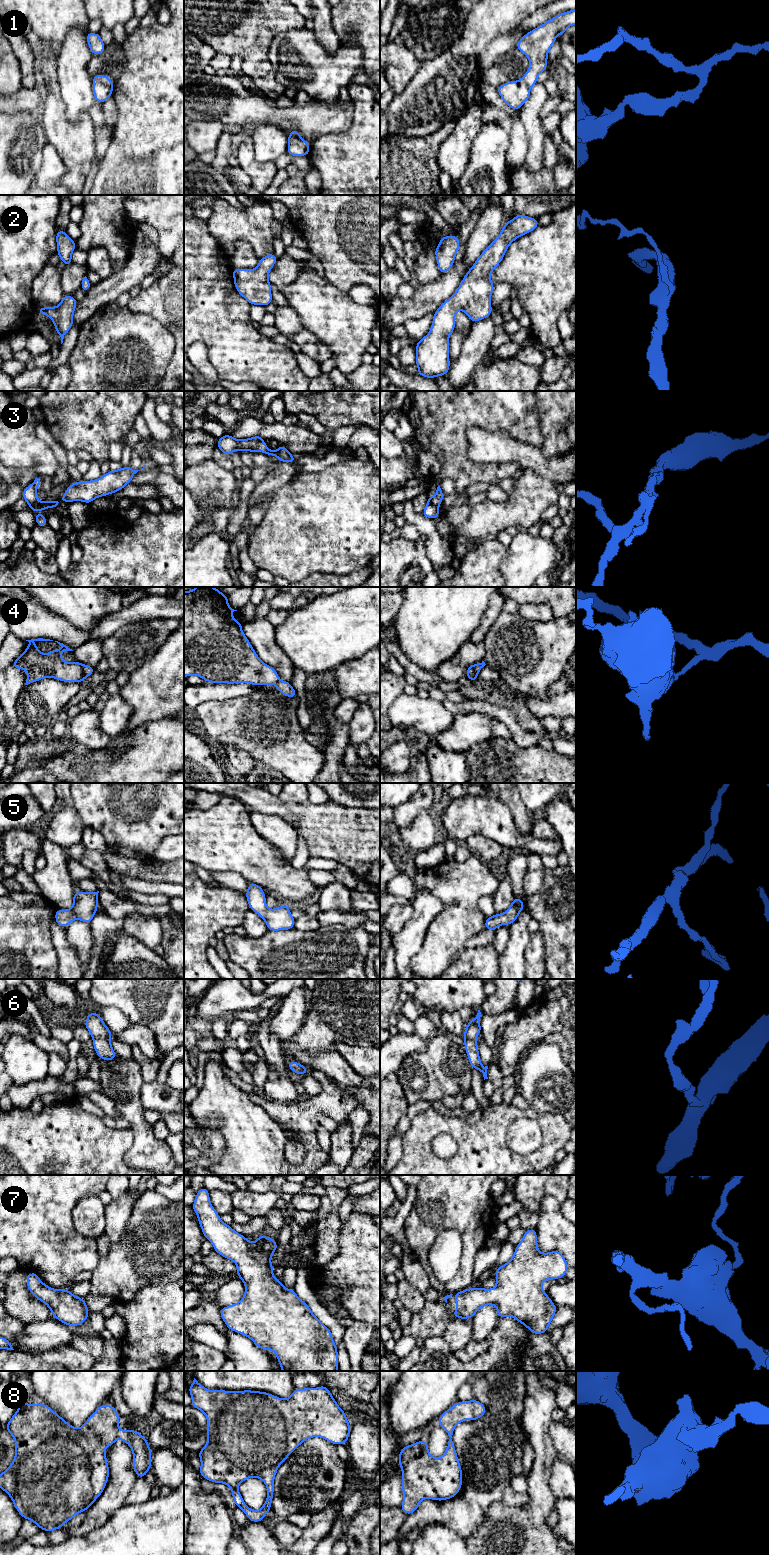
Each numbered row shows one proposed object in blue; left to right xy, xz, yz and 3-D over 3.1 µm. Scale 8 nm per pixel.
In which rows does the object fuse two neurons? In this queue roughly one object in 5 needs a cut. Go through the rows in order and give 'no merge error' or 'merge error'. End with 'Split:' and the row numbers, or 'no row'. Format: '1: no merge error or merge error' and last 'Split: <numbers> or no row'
1: no merge error
2: no merge error
3: no merge error
4: merge error
5: no merge error
6: no merge error
7: no merge error
8: no merge error
Split: 4

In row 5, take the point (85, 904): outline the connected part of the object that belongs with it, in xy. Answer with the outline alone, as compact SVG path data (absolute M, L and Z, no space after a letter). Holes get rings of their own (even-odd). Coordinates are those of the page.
M79 891L73 894L73 907L71 909L55 911L56 924L66 928L72 921L78 919L90 924L97 913L99 904L97 892Z

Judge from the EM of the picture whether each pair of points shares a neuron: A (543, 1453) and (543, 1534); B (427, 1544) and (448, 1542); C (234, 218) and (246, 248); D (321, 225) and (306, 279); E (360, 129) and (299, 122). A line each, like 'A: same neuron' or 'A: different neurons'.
A: same neuron
B: same neuron
C: different neurons
D: different neurons
E: different neurons

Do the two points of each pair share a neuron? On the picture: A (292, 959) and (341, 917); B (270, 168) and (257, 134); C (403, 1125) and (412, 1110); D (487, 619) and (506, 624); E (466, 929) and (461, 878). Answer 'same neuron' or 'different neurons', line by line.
A: different neurons
B: different neurons
C: same neuron
D: different neurons
E: same neuron

